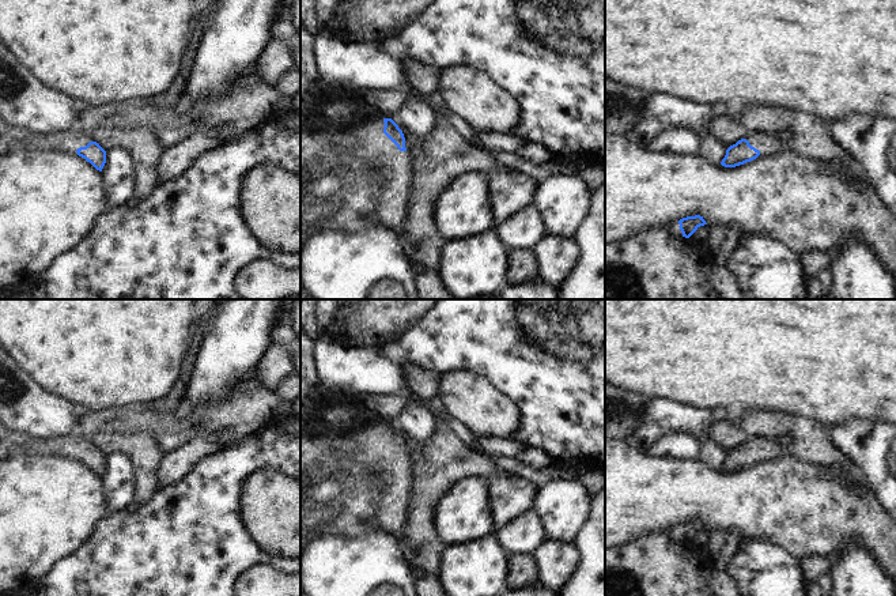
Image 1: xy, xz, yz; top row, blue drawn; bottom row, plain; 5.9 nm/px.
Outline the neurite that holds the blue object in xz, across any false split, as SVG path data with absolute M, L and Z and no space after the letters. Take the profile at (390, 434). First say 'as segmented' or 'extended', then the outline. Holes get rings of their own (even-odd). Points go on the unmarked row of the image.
extended; M355 420L344 434L329 435L320 426L300 434L300 472L310 464L359 463L392 476L377 506L374 520L379 529L402 537L411 503L412 464L402 435L392 423Z

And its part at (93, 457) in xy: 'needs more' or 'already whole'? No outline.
needs more

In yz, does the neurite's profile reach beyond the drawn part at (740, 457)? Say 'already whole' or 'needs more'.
needs more

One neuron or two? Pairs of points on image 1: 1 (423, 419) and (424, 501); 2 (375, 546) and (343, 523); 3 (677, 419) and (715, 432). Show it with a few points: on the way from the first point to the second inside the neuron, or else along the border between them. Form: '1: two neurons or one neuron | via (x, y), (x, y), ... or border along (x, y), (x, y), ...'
1: two neurons | border along (437, 423), (426, 441), (414, 440), (397, 427)
2: two neurons | border along (378, 528), (355, 538), (331, 534)
3: two neurons | border along (715, 421), (709, 429), (709, 437)

